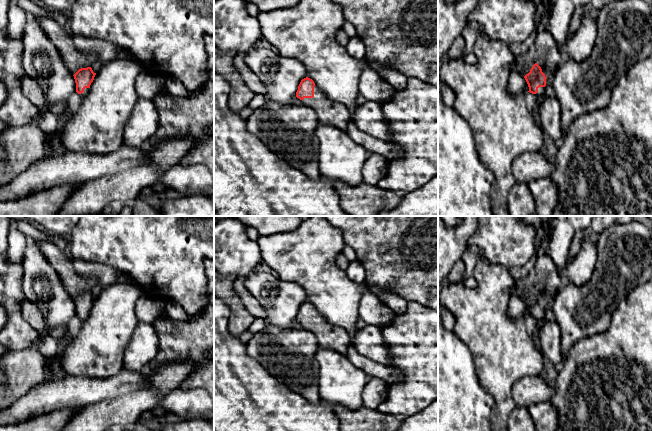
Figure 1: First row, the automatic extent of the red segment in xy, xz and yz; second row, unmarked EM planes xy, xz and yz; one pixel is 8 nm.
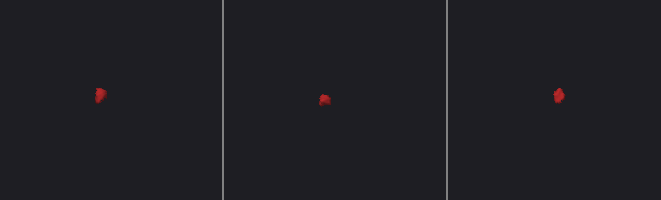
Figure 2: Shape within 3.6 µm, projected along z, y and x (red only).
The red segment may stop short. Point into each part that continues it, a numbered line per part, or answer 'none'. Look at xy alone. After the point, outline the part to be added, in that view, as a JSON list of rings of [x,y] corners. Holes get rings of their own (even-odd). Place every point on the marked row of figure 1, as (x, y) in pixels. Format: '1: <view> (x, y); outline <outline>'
1: xy (60, 36); outline [[[35,17],[46,36],[57,47],[60,55],[72,75],[79,69],[91,67],[96,62],[94,54],[87,55],[76,49],[73,36],[67,26],[61,26],[50,17]]]

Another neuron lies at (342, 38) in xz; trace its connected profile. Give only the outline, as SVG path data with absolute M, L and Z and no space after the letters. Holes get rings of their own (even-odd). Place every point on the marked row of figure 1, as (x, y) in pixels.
M340 29L336 33L336 41L342 47L345 47L349 41L349 36L344 32L344 30Z

